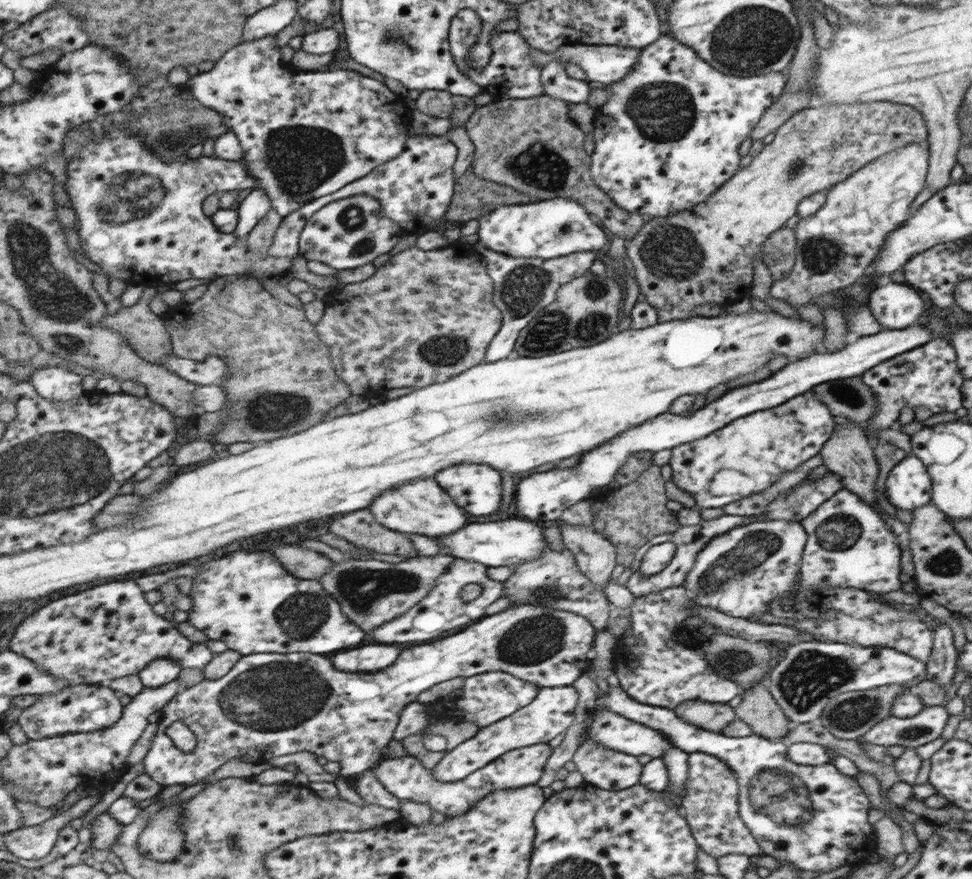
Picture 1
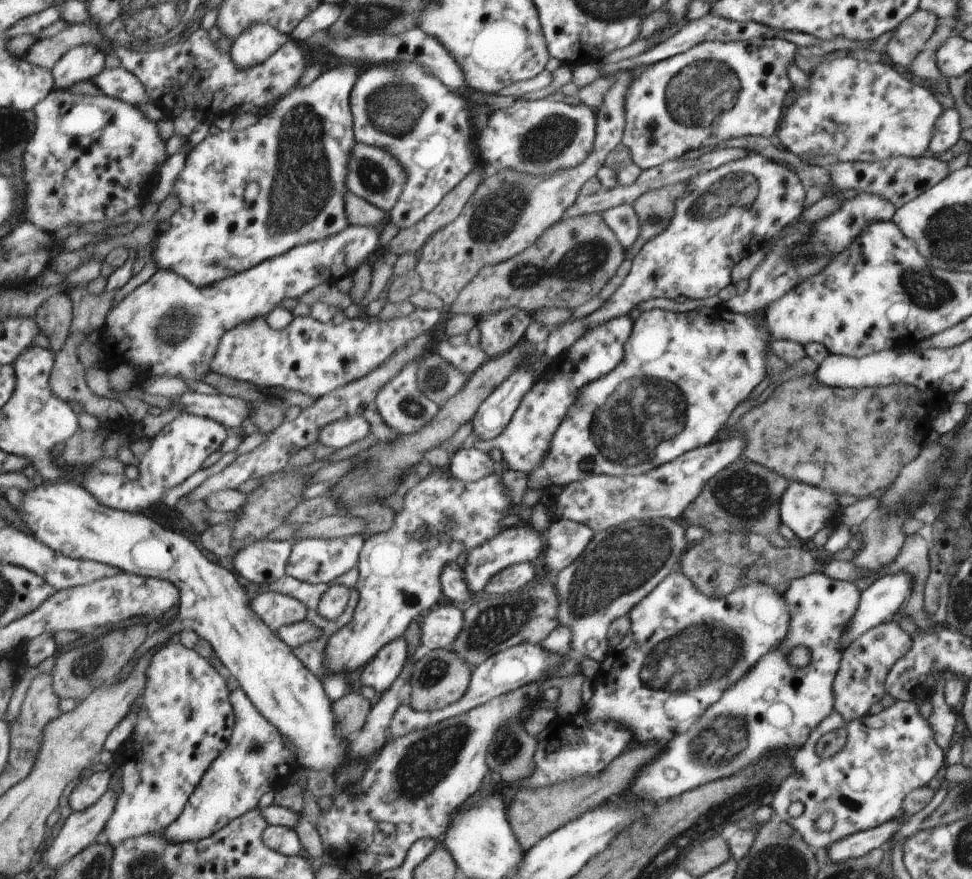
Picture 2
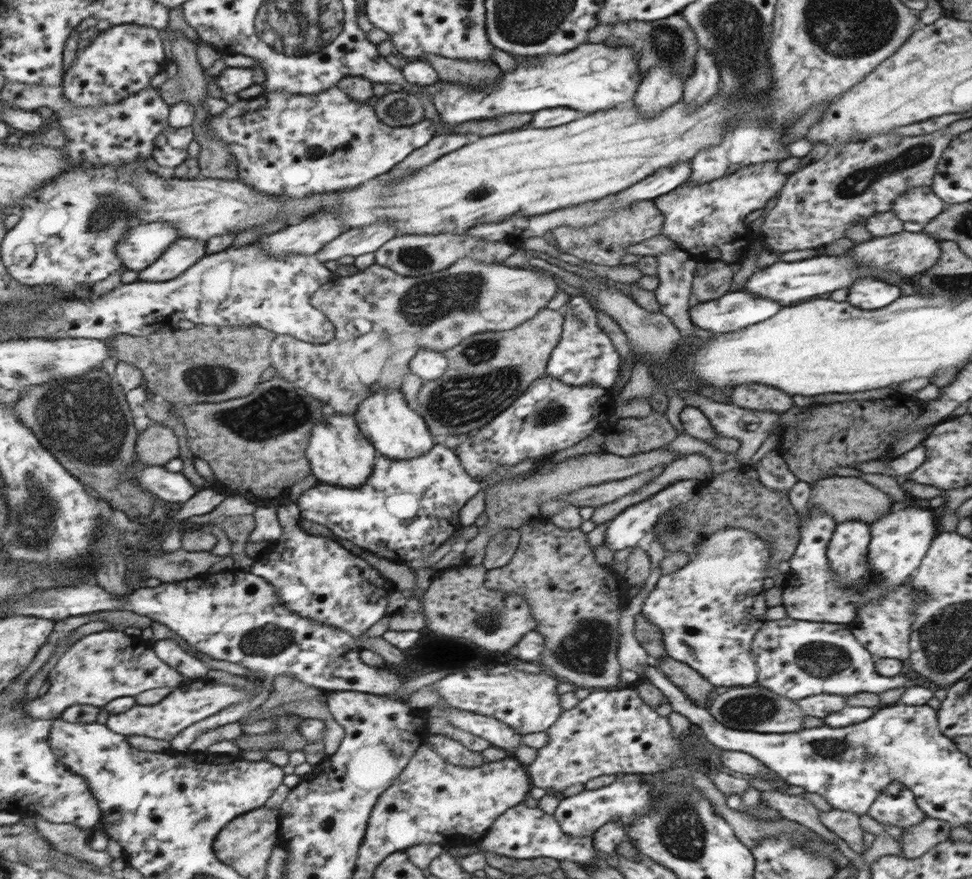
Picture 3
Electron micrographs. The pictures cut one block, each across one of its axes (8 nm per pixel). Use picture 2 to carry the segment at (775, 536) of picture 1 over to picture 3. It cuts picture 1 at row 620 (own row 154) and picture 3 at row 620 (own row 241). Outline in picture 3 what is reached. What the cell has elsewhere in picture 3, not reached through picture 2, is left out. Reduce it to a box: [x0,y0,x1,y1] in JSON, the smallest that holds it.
[639,528,774,688]

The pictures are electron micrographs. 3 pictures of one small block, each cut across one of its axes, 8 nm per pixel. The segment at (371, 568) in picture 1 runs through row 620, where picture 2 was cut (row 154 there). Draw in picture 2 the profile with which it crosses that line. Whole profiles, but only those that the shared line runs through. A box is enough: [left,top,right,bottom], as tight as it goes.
[348,144,405,212]

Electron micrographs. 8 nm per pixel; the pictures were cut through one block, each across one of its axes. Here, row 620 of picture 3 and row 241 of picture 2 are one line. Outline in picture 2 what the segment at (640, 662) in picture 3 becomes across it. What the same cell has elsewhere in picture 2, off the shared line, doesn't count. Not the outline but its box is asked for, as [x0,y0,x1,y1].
[600,205,638,249]

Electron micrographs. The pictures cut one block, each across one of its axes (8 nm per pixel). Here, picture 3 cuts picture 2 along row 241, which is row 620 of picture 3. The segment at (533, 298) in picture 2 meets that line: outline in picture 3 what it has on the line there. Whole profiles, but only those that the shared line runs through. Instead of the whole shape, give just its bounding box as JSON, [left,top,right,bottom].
[484,522,629,688]

